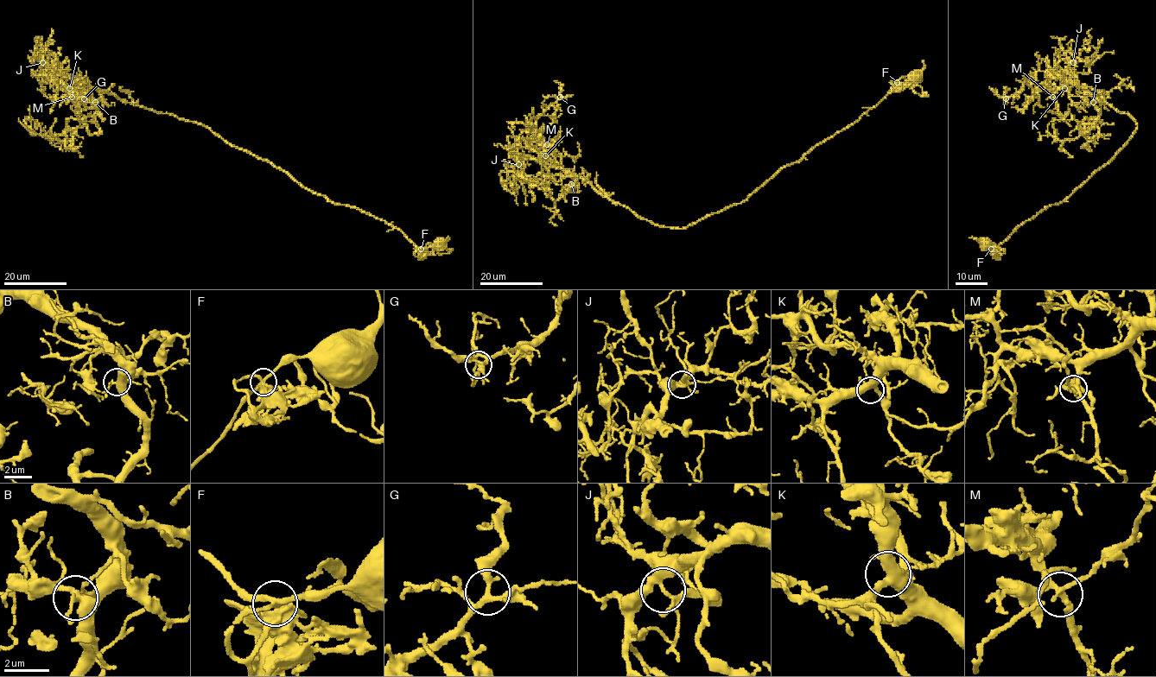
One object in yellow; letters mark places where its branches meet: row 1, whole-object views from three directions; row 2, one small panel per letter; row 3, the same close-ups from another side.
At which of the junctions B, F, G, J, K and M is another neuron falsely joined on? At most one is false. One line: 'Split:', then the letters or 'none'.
Split: F

